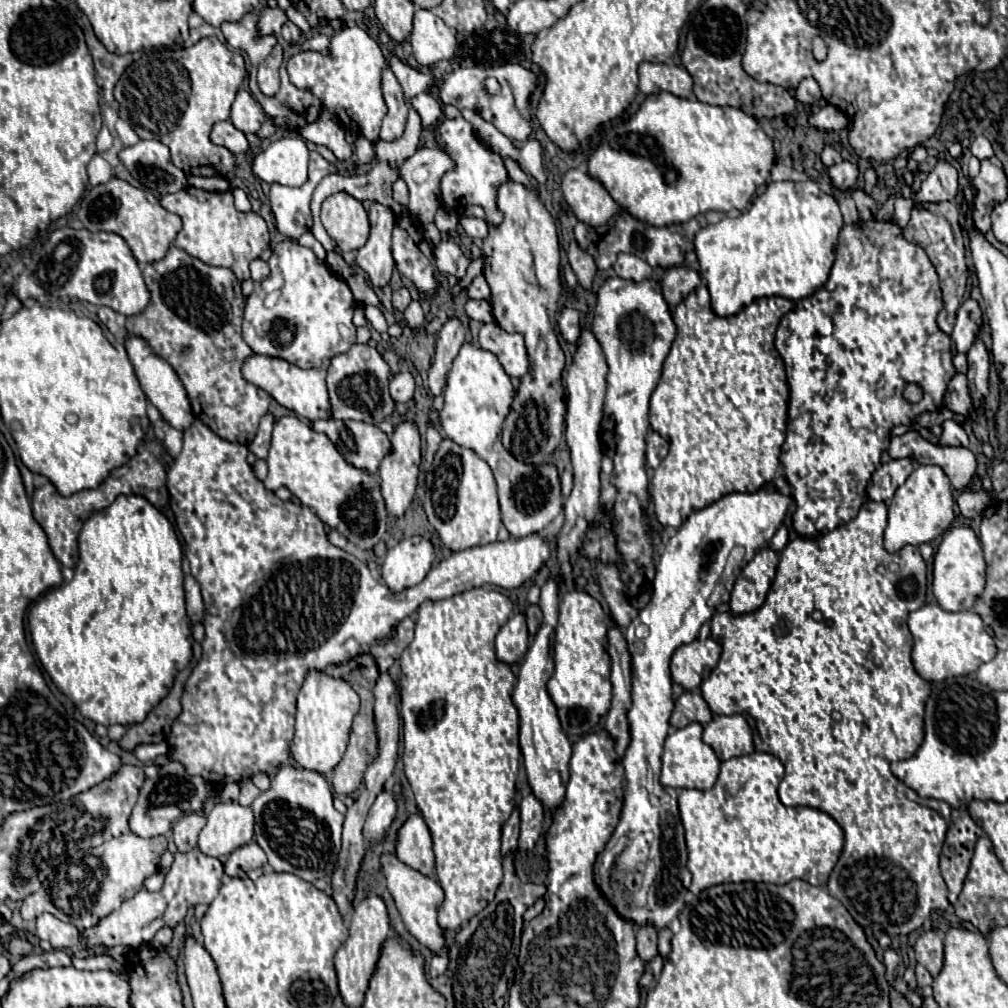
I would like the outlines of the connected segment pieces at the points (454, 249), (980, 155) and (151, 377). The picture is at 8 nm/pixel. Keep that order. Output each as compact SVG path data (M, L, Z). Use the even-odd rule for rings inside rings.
M450 240L442 241L434 249L434 257L437 269L440 272L448 273L460 279L465 275L471 260L456 245Z
M975 137L973 139L973 143L971 143L971 153L979 159L979 161L983 161L983 159L989 159L989 157L993 157L993 147L991 147L991 143L985 139L985 137Z
M127 337L125 347L127 347L127 355L135 367L135 375L141 383L141 389L145 391L149 401L159 409L159 413L171 427L175 427L177 431L185 431L195 421L195 417L193 417L185 387L181 385L181 381L177 381L177 373L173 373L173 369L169 369L169 363L161 361L161 357L157 357L149 349L149 345L145 345L145 341L141 341L139 337Z

